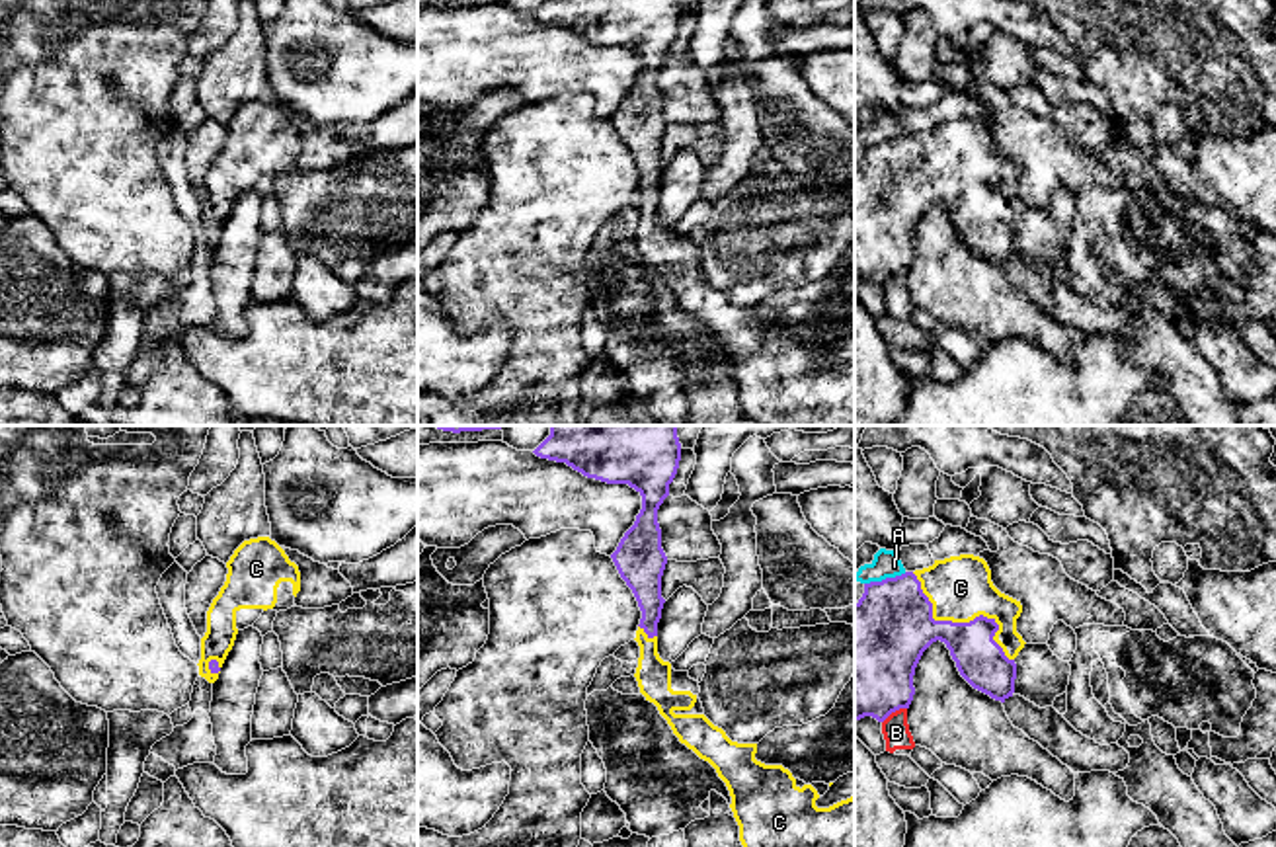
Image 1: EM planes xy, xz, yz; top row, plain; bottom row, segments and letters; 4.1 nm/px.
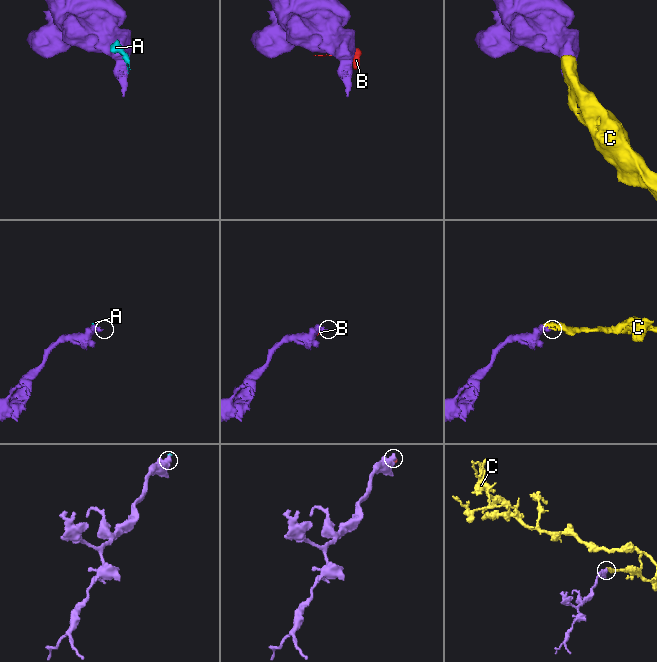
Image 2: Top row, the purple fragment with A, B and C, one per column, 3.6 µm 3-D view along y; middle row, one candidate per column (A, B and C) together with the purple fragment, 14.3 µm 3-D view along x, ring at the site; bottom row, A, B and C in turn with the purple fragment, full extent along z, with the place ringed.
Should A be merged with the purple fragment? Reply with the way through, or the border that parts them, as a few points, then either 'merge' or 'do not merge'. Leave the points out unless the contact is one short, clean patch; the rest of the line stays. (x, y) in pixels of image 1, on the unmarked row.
along yz (906, 135), (865, 147) | do not merge

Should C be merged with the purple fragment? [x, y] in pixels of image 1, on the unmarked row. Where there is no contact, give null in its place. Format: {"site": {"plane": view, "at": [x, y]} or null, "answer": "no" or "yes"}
{"site": {"plane": "yz", "at": [962, 186]}, "answer": "yes"}

